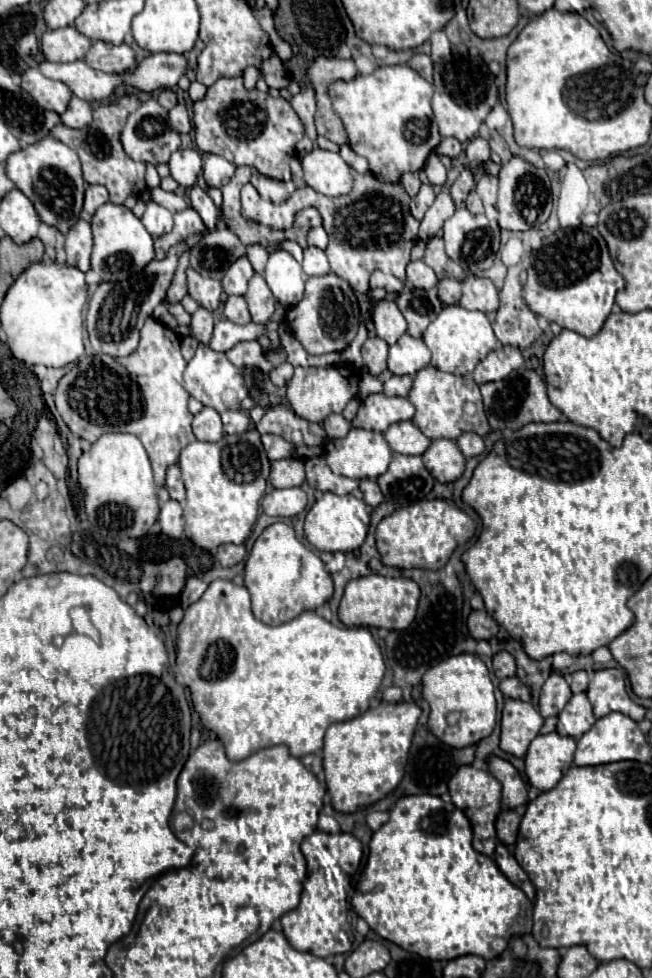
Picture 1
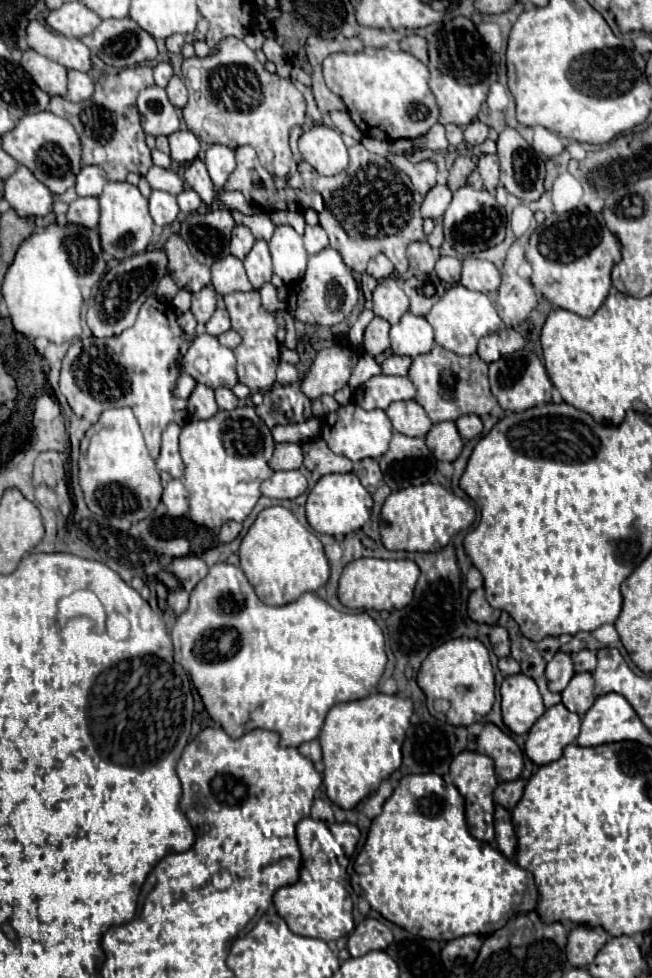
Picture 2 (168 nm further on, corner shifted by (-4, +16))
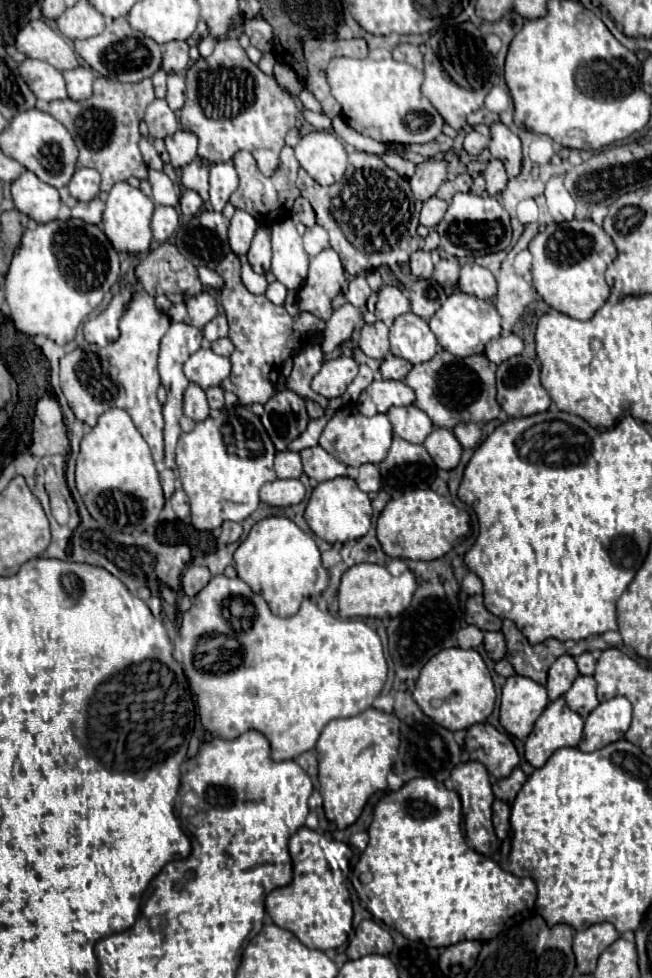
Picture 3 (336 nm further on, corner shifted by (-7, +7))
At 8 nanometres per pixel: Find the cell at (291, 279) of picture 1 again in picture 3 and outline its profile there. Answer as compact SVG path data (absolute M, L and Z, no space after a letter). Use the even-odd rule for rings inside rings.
M288 217L276 221L272 227L272 273L286 285L298 291L308 273L308 255L302 247L302 235L296 231L294 221Z

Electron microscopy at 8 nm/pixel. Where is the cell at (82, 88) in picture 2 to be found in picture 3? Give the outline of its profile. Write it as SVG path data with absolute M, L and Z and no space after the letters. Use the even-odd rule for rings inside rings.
M78 65L76 69L64 71L62 73L66 79L66 89L68 97L74 101L84 101L92 95L92 83L94 83L94 73L90 67Z

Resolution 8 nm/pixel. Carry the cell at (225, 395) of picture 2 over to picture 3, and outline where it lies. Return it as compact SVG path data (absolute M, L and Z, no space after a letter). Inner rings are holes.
M208 387L206 397L208 397L210 409L222 409L224 407L224 391L220 387Z

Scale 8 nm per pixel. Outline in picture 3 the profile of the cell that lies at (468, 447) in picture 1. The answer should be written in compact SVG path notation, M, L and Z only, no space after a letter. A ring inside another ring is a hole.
M460 423L460 425L456 425L454 429L452 429L452 433L456 435L456 439L460 441L460 445L464 447L464 449L472 449L472 447L476 447L478 445L478 441L480 441L480 427L476 425L476 423Z

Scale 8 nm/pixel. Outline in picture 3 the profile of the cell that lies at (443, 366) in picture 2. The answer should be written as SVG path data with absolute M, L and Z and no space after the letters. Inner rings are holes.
M440 347L430 361L414 365L404 383L416 393L414 405L422 409L436 427L452 429L454 425L464 421L486 423L498 417L500 405L496 401L494 373L496 365L492 365L492 361L484 357L484 353L472 357L454 357Z

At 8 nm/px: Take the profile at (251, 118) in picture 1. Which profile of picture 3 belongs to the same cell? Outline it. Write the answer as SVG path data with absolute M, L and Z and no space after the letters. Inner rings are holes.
M226 37L226 39L220 39L218 43L216 43L216 47L214 47L214 51L212 51L212 55L210 57L206 57L206 59L198 59L192 67L188 67L188 71L186 71L186 103L184 103L184 107L180 109L180 127L184 129L184 131L190 131L190 133L194 133L196 137L198 137L198 157L202 157L202 159L206 159L206 161L210 161L210 163L224 163L224 161L230 161L232 159L232 155L238 151L238 149L244 149L244 151L250 151L252 155L254 155L254 159L256 159L256 163L258 163L258 169L264 173L264 175L272 175L274 171L276 171L276 167L278 167L278 163L280 163L280 151L282 151L282 147L286 145L286 133L294 127L294 123L296 123L296 101L294 101L294 97L292 95L288 95L288 93L284 93L278 85L276 85L276 79L274 77L270 77L270 75L264 75L260 69L258 69L258 65L254 65L250 59L248 59L248 55L246 55L246 51L240 47L240 43L238 43L238 39L234 39L234 37Z

